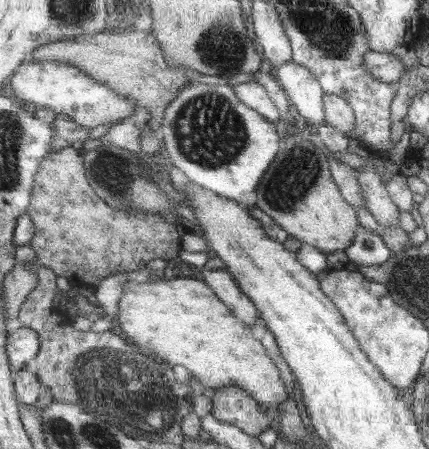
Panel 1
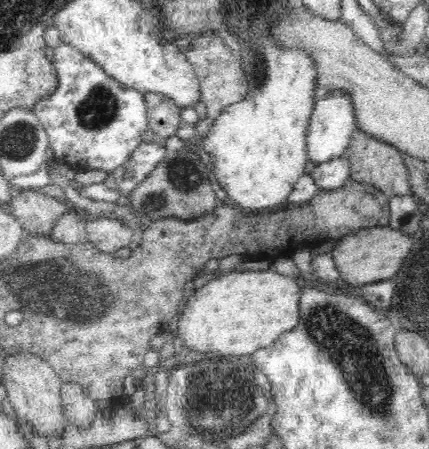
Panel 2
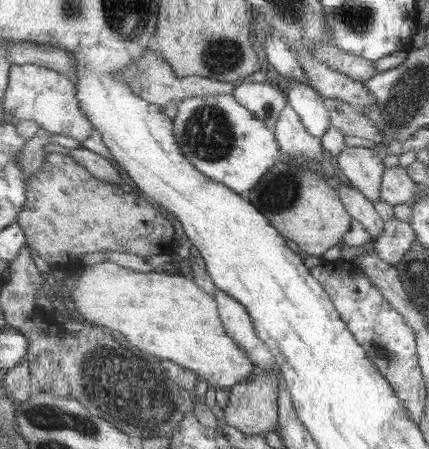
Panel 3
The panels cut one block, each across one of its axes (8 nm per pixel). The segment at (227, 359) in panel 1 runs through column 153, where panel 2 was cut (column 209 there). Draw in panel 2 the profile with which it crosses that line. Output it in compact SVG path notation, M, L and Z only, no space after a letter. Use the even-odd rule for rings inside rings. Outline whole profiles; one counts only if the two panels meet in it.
M232 270L222 272L218 278L210 280L206 286L198 288L186 302L182 316L178 320L178 338L184 342L184 350L204 352L214 358L230 358L236 360L240 356L252 356L262 348L270 348L280 340L280 336L292 332L300 324L300 298L304 296L296 278L282 276L278 272L260 270L260 272L244 272Z

